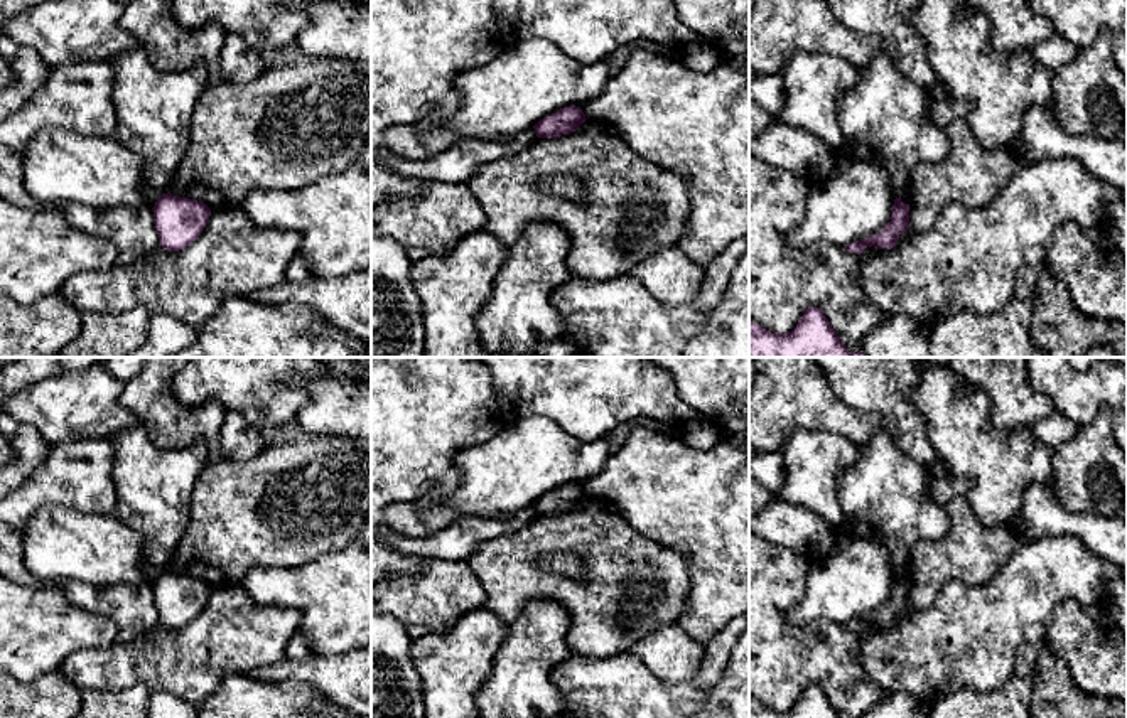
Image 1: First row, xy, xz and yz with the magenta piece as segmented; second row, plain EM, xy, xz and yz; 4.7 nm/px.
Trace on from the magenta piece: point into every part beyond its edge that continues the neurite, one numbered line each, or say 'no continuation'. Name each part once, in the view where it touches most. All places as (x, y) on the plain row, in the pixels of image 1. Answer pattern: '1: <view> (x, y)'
no continuation

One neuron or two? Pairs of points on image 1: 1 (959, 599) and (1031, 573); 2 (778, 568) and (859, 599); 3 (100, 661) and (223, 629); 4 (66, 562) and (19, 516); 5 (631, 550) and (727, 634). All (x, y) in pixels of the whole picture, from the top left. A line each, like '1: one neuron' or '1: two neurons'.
1: one neuron
2: two neurons
3: one neuron
4: two neurons
5: two neurons

